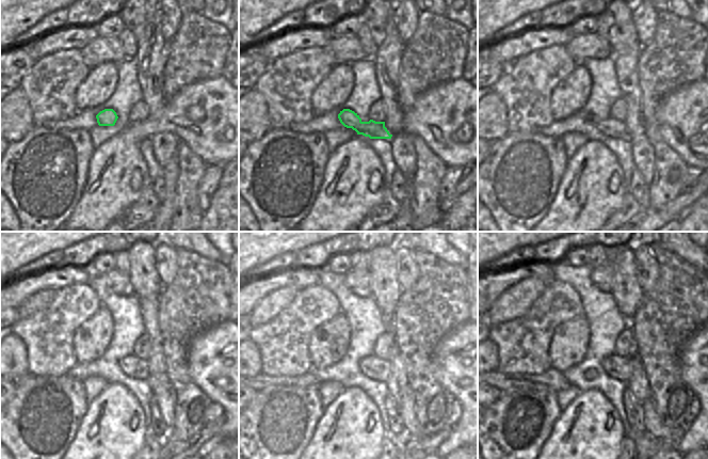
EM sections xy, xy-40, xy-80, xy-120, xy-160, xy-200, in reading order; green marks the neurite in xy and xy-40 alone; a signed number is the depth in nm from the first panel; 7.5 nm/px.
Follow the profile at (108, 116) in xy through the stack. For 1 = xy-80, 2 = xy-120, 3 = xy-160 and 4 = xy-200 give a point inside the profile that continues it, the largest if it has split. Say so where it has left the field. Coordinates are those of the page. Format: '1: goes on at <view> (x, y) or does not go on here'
1: goes on at xy-80 (610, 127)
2: goes on at xy-120 (131, 365)
3: goes on at xy-160 (375, 368)
4: goes on at xy-200 (617, 367)

